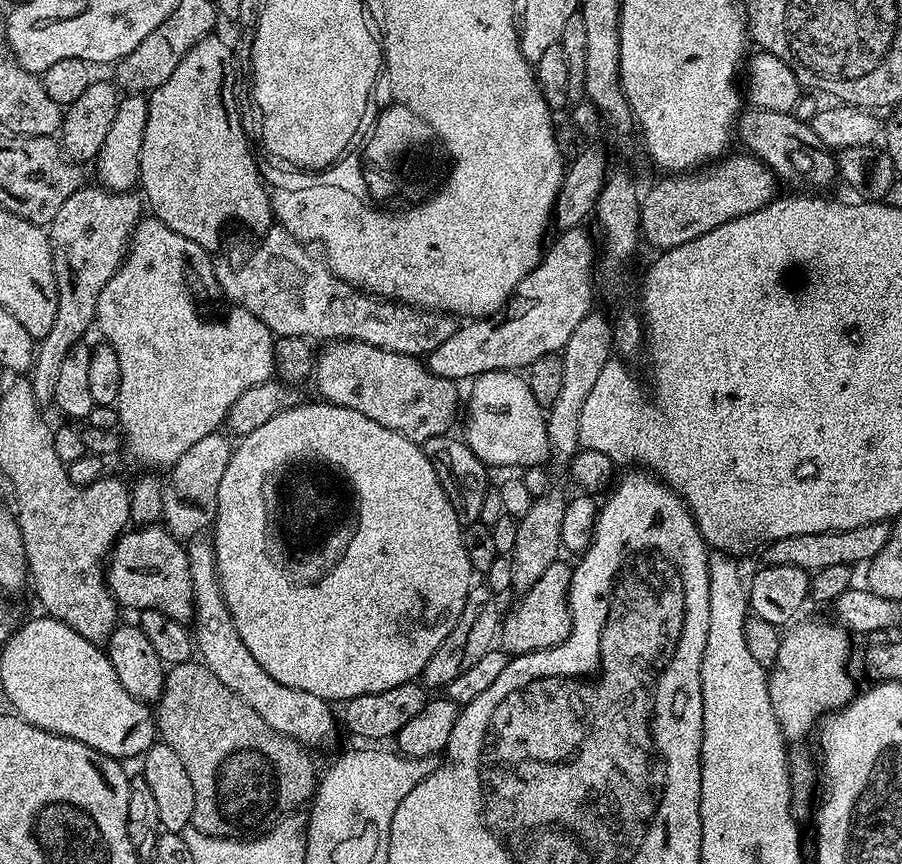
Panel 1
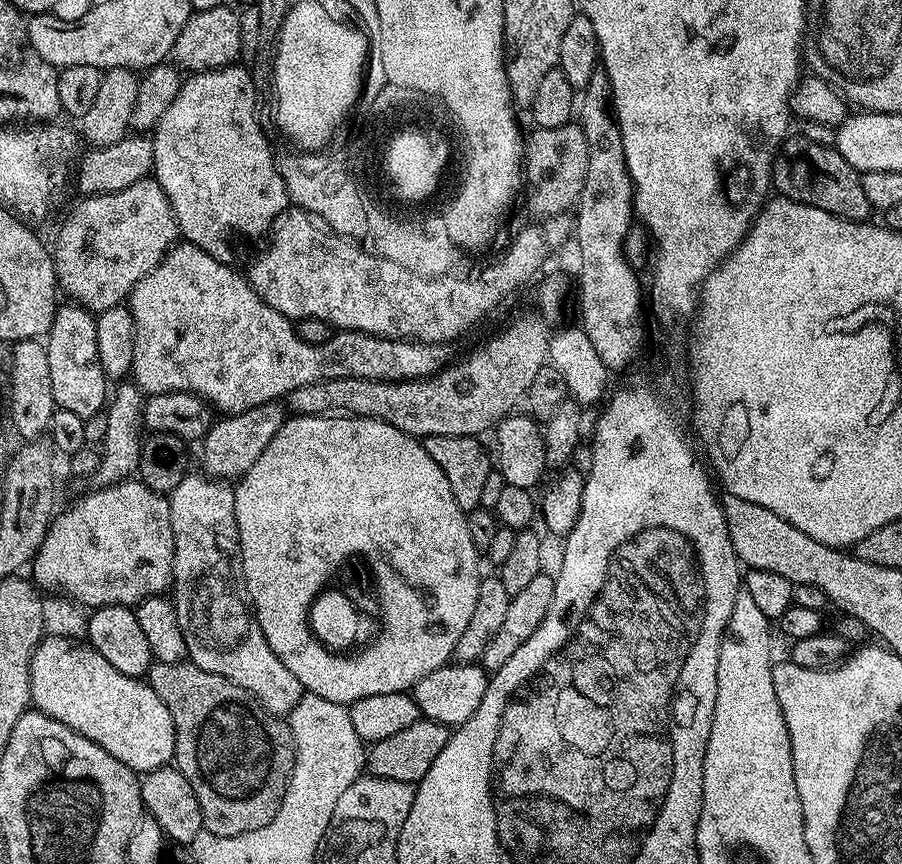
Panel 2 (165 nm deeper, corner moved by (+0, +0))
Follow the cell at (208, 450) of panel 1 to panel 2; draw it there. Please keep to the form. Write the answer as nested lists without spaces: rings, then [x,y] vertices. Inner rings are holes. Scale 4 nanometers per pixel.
[[[273,402],[254,406],[254,410],[234,412],[220,419],[217,419],[208,429],[202,441],[202,447],[204,447],[203,471],[215,479],[232,482],[244,476],[246,470],[254,466],[258,454],[262,454],[262,450],[270,446],[270,438],[274,438],[274,434],[278,434],[278,430],[284,424],[286,408],[283,403]]]

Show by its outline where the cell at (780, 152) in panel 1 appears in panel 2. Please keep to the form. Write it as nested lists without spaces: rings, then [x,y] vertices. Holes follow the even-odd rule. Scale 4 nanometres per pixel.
[[[789,138],[782,145],[782,155],[777,159],[772,170],[772,182],[775,191],[806,206],[826,210],[843,220],[864,222],[873,215],[874,209],[866,202],[862,190],[861,173],[857,172],[835,147],[827,144],[815,144],[803,138]]]

